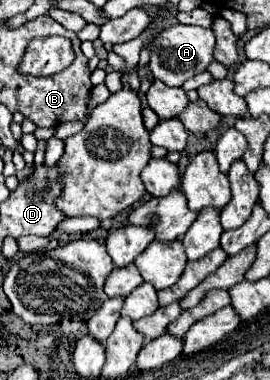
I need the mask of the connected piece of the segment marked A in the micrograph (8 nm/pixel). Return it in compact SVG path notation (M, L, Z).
M175 23L175 25L163 29L161 37L157 37L149 67L151 67L151 73L155 75L155 79L161 79L169 87L181 87L185 79L195 77L201 71L207 71L209 63L213 61L213 49L215 49L213 29Z

